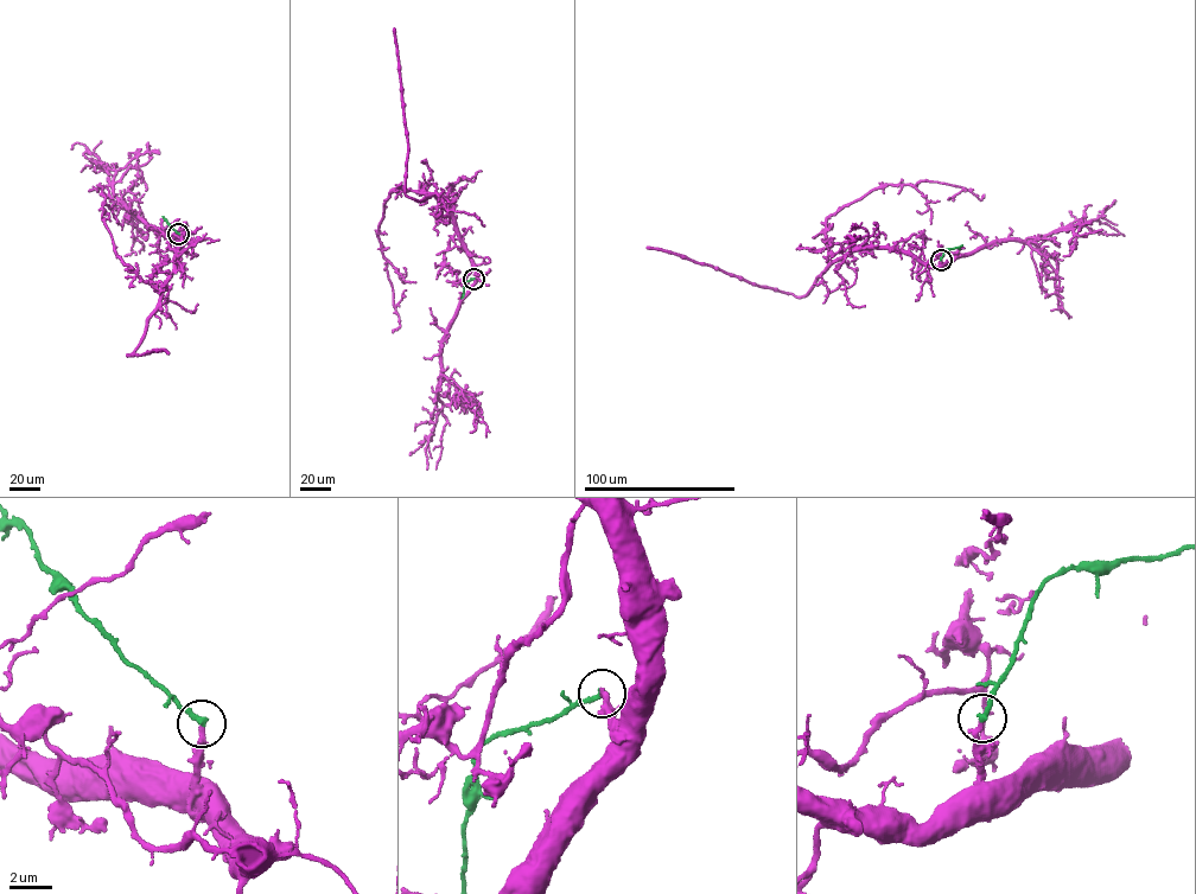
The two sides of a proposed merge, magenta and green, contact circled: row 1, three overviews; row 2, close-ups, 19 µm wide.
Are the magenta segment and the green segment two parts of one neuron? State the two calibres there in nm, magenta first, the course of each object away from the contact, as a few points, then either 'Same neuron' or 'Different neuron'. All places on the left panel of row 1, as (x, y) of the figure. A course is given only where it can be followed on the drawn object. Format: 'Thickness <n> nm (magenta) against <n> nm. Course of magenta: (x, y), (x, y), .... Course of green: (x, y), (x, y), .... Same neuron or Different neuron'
Thickness 240 nm (magenta) against 280 nm. Course of magenta: (178, 234), (183, 244), (178, 243), (175, 267), (144, 336), (127, 355), (144, 355), (156, 350), (169, 352). Course of green: (178, 234), (163, 216). Same neuron

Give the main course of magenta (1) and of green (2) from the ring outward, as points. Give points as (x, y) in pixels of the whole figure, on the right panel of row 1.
1: (941, 260), (933, 268), (897, 250), (858, 249), (834, 262), (816, 279), (809, 292), (799, 297), (647, 247)
2: (941, 260), (946, 249), (962, 244)

